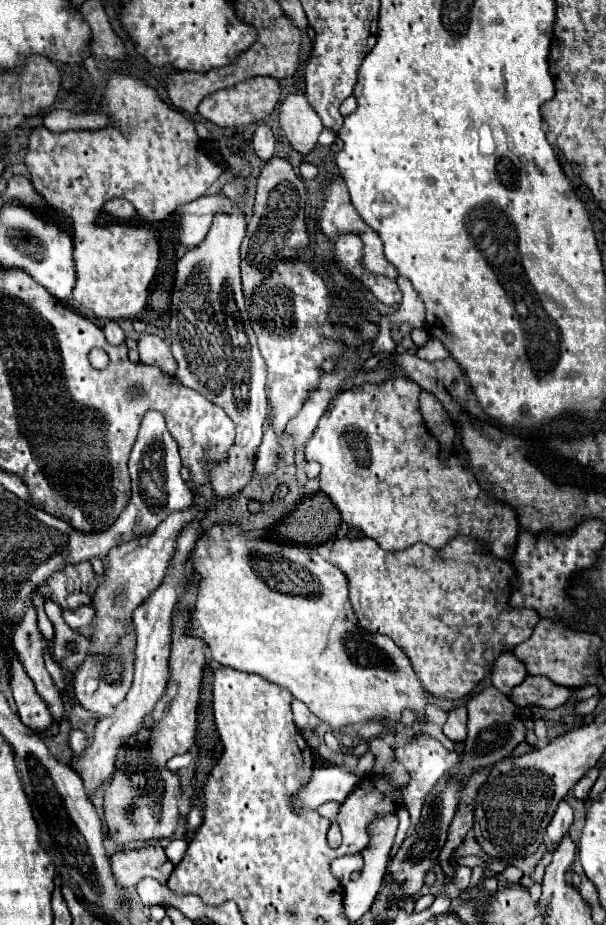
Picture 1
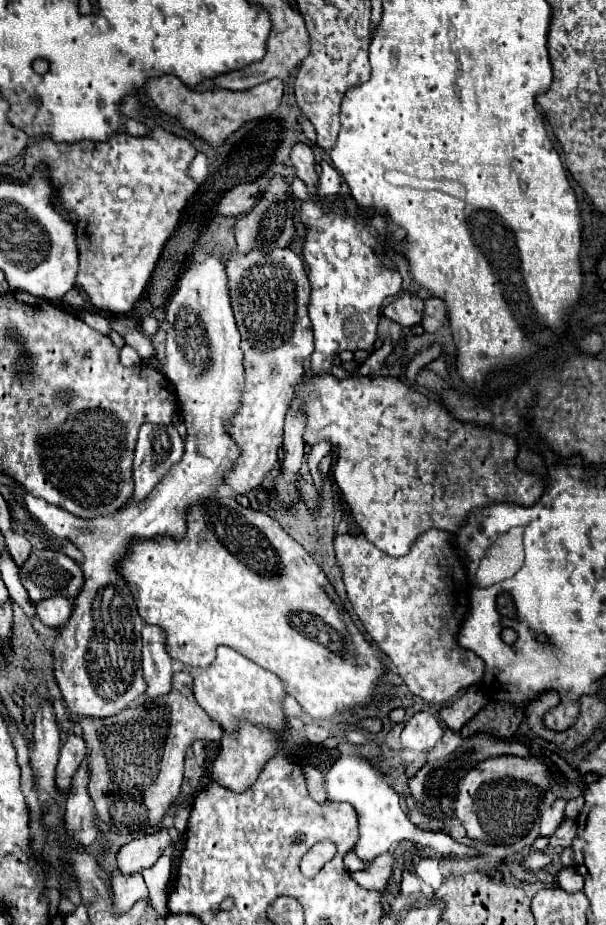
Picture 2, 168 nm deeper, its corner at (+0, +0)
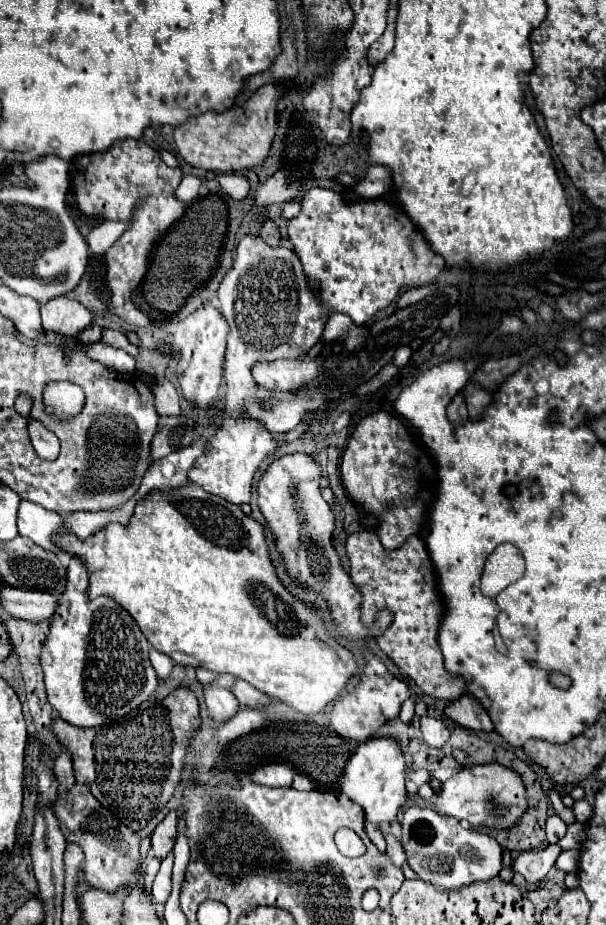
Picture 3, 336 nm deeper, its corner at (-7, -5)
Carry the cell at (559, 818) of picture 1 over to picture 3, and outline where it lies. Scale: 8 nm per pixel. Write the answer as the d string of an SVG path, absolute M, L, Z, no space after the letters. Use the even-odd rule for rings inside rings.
M549 816L545 823L546 839L549 844L555 844L559 838L563 838L567 832L567 824L559 816Z

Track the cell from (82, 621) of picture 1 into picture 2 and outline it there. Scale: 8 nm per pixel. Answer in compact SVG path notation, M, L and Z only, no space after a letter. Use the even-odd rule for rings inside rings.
M56 597L56 599L44 599L44 603L36 603L36 611L38 611L38 619L48 625L48 627L60 627L64 623L68 623L68 619L72 617L74 611L74 603L64 599L64 597Z

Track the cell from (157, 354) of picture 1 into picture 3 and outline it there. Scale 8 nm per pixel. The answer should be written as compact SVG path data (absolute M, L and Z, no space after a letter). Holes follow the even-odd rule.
M103 328L103 334L101 334L101 340L99 340L101 344L105 344L105 346L113 346L113 348L121 348L121 350L125 350L127 354L131 354L131 356L137 356L137 348L133 346L133 344L129 344L127 342L127 338L125 338L125 334L123 332L119 332L119 330L113 330L113 328Z

